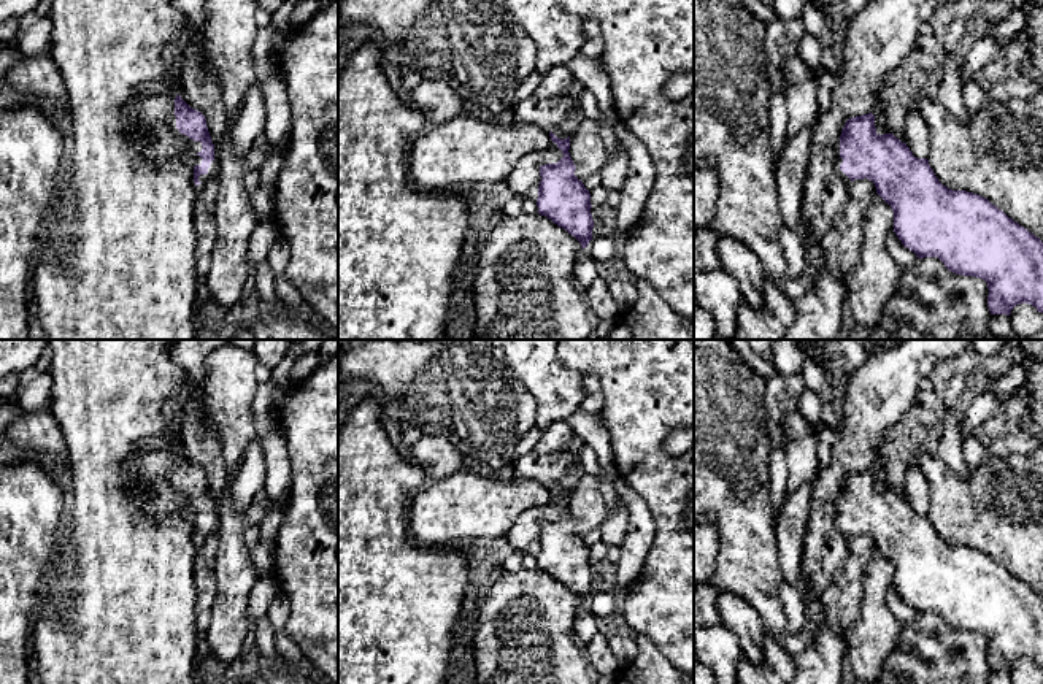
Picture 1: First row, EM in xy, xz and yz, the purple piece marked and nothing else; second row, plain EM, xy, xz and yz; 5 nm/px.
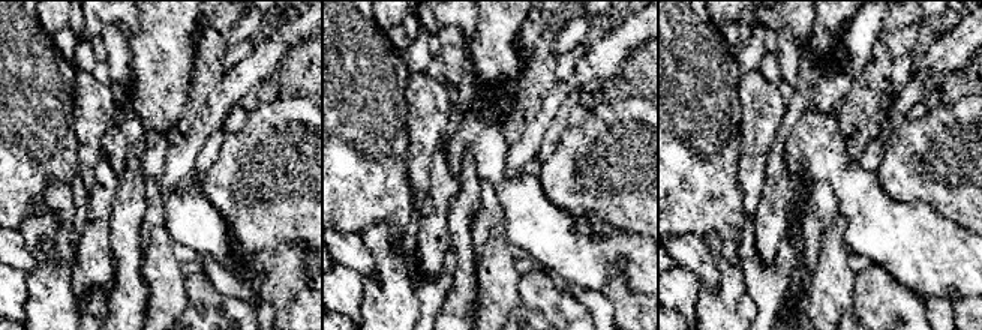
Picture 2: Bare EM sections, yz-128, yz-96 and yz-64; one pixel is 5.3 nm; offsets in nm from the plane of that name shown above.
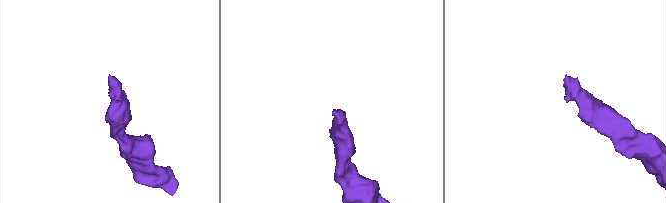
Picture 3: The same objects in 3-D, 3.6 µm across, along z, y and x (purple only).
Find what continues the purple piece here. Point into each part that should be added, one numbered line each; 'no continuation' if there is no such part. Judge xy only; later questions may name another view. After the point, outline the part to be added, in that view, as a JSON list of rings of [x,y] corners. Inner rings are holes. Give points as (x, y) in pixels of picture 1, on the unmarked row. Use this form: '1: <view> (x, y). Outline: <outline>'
1: xy (157, 464). Outline: [[[151,451],[146,455],[138,454],[127,463],[125,470],[129,476],[146,481],[162,478],[192,509],[194,522],[200,521],[202,513],[198,508],[203,501],[200,497],[191,495],[176,484],[175,454],[176,451]]]

